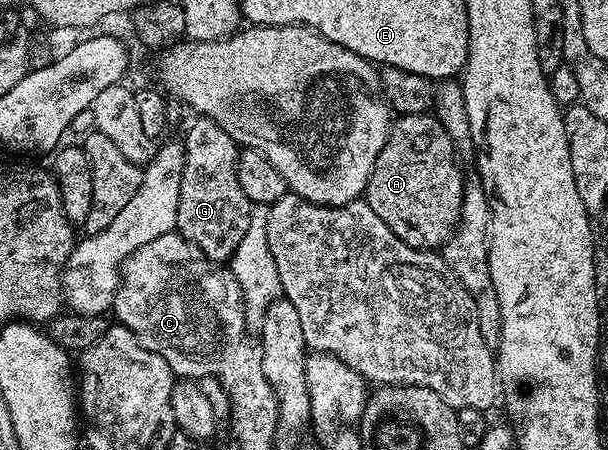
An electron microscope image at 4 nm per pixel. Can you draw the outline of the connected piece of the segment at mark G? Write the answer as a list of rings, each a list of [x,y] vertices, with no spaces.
[[[204,116],[192,119],[189,131],[183,137],[185,163],[183,164],[182,184],[179,189],[179,204],[176,233],[183,235],[195,248],[199,248],[218,264],[230,261],[239,248],[239,240],[251,224],[254,203],[239,184],[237,175],[237,142],[215,124],[215,120]]]

